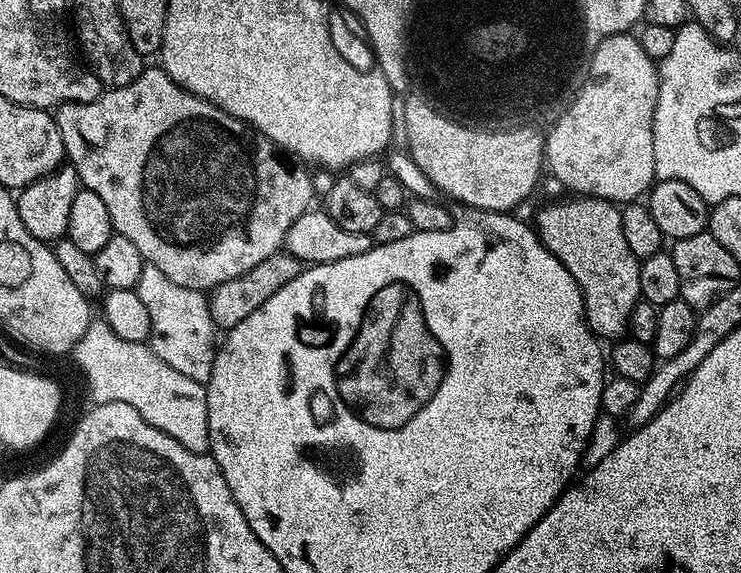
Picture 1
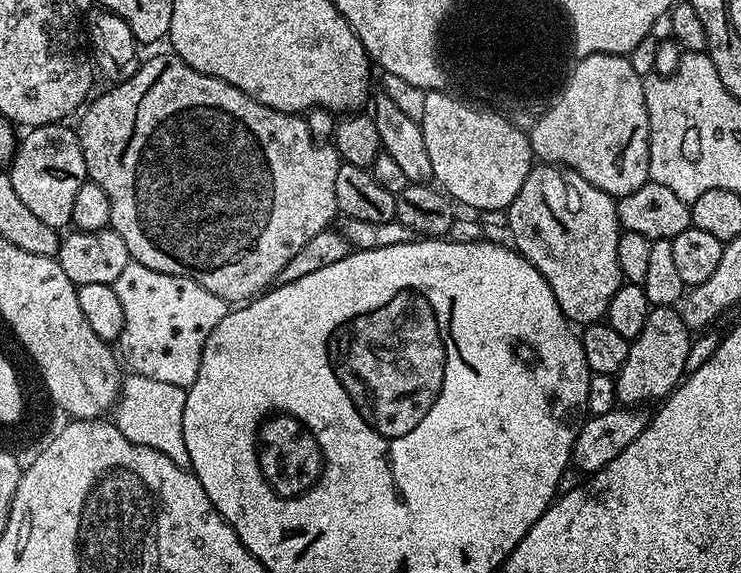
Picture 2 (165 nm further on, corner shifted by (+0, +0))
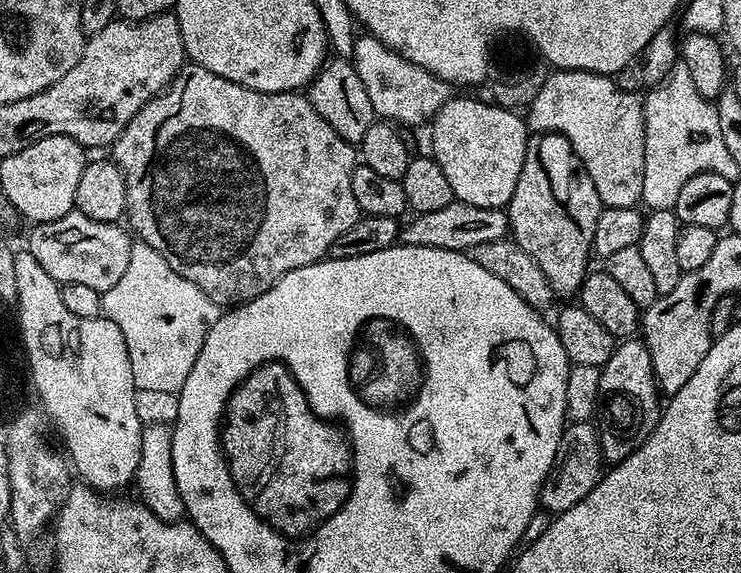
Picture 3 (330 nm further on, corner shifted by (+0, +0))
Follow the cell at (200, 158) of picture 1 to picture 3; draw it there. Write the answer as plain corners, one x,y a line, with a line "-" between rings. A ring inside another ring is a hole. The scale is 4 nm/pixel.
191,62
185,63
167,88
146,102
138,114
134,114
126,130
122,130
116,143
111,145
110,156
124,175
127,227
134,233
135,239
146,242
146,246
154,246
154,250
158,250
158,254
170,262
170,270
178,270
182,278
194,282
194,286
201,288
214,303
221,306
235,306
258,298
286,274
325,259
330,246
342,238
342,234
346,234
346,230
350,230
350,226
354,226
354,222
362,215
358,202
354,202
354,190
350,187
350,174
358,163
357,149
348,140
343,140
338,130
334,130
334,126
330,126
330,122
326,122
326,118
314,110
307,95
299,91
250,90

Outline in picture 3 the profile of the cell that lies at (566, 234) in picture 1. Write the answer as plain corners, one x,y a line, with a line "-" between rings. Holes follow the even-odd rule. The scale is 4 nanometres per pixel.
561,132
529,135
522,174
506,205
511,239
530,254
560,298
575,297
580,291
590,268
588,256
593,255
594,226
602,207
584,165

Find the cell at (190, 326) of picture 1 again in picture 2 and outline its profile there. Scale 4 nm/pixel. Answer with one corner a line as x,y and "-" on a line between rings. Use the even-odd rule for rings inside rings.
129,259
126,270
118,274
114,287
122,301
122,314
126,314
126,326
118,344
124,347
124,356
132,367
129,369
135,375
188,389
198,378
206,338
228,316
229,301
210,294
206,286
188,276
162,274
134,259

